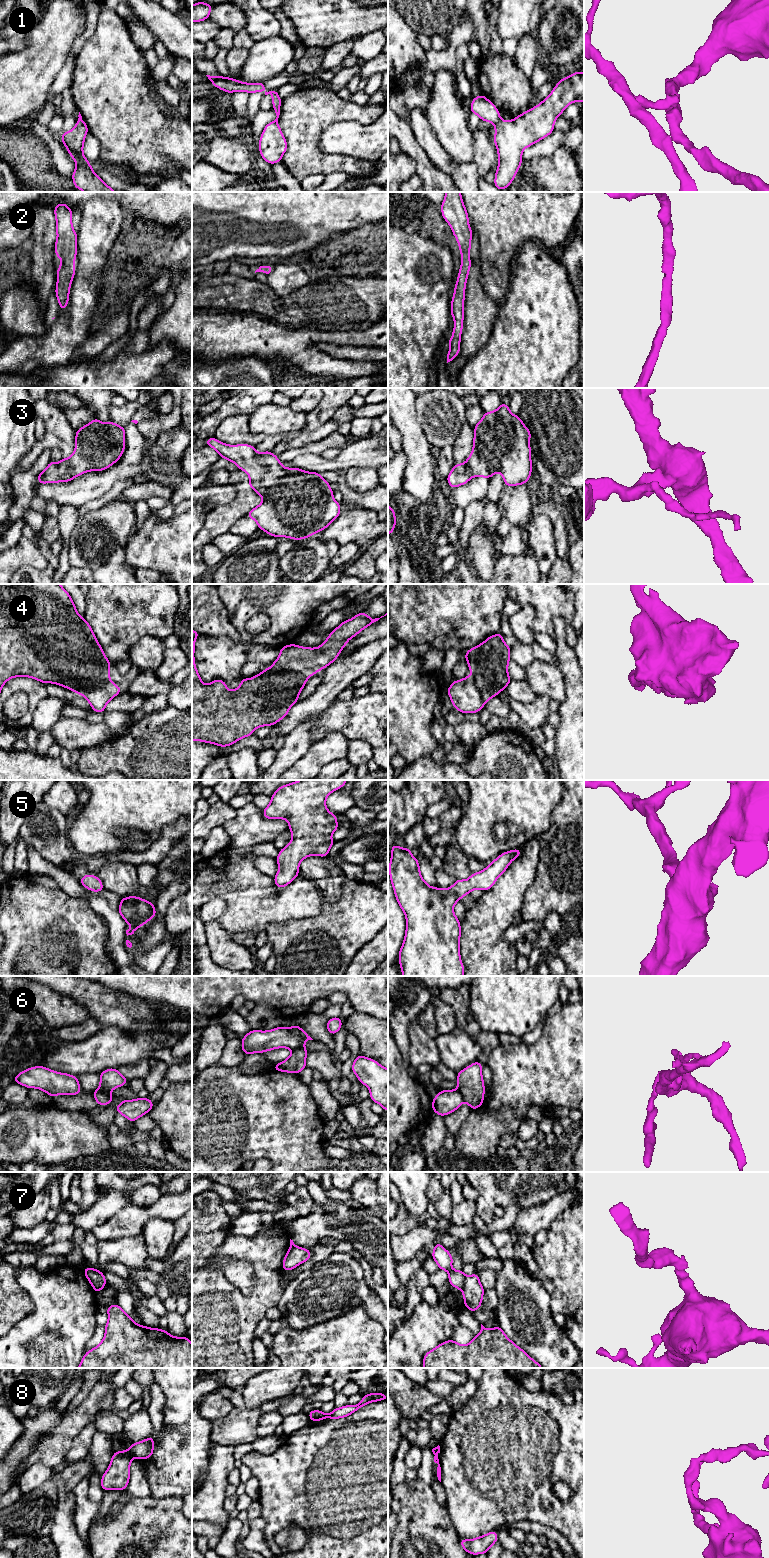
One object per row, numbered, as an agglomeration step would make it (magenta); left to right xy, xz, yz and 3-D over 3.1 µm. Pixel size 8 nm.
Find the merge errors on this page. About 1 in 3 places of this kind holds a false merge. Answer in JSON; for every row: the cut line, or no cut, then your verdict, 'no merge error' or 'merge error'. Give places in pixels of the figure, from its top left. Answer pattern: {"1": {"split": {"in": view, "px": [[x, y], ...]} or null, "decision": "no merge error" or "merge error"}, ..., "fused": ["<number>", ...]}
{"1": {"split": {"in": "xz", "px": [[279, 105], [273, 107]]}, "decision": "merge error"}, "2": {"split": null, "decision": "no merge error"}, "3": {"split": null, "decision": "no merge error"}, "4": {"split": null, "decision": "no merge error"}, "5": {"split": null, "decision": "no merge error"}, "6": {"split": {"in": "xy", "px": [[97, 1089], [109, 1094]]}, "decision": "merge error"}, "7": {"split": {"in": "yz", "px": [[466, 1276], [461, 1289]]}, "decision": "merge error"}, "8": {"split": {"in": "xy", "px": [[126, 1451], [132, 1457]]}, "decision": "merge error"}, "fused": ["1", "6", "7", "8"]}

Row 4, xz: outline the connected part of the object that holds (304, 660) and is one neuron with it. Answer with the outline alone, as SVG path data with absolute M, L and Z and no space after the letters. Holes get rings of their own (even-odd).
M364 611L355 615L352 619L350 620L345 620L344 622L342 622L336 629L334 629L333 631L331 631L330 635L328 636L328 638L318 647L318 648L309 648L309 647L301 647L301 646L298 646L296 644L290 644L290 645L287 645L287 646L283 646L280 648L280 655L278 656L278 658L273 662L272 666L270 668L266 668L264 669L260 674L257 674L255 675L254 677L252 677L251 679L245 679L243 676L242 676L242 679L241 679L241 684L238 688L236 688L235 690L232 690L232 691L229 691L227 689L227 684L222 680L222 679L219 679L219 680L213 680L208 686L206 686L201 678L200 678L200 675L196 669L196 665L195 665L195 660L194 660L194 652L195 652L195 648L194 648L194 643L195 643L195 640L196 638L200 635L199 632L195 631L192 629L192 740L194 741L201 741L201 742L206 742L206 743L211 743L211 744L215 744L215 745L218 745L219 747L226 747L226 746L230 746L232 744L234 744L235 742L239 741L240 739L244 738L244 737L247 737L247 736L251 736L253 735L253 731L256 729L256 728L259 728L261 726L272 726L274 725L275 723L279 722L280 720L282 720L288 713L289 713L289 710L290 710L290 707L293 706L296 702L298 702L298 696L300 695L304 685L306 684L307 680L309 677L313 676L316 672L319 672L321 671L322 669L324 669L325 667L329 666L332 662L334 662L337 657L339 656L341 650L347 645L347 642L349 639L355 637L357 634L359 634L360 631L364 630L366 627L370 626L372 623L378 621L380 618L375 618L375 619L371 619ZM388 611L387 613L384 615L386 616L388 615ZM381 616L380 618L384 617L384 616Z

